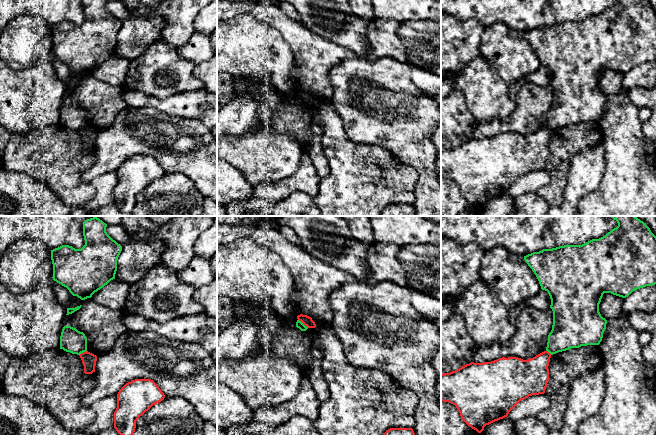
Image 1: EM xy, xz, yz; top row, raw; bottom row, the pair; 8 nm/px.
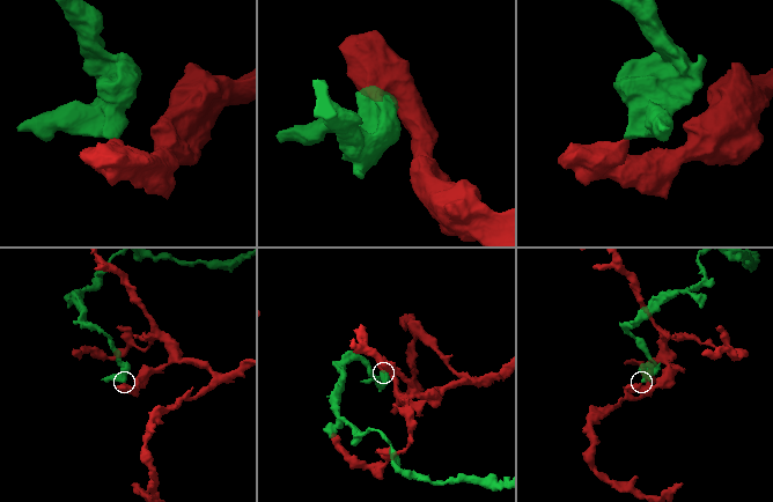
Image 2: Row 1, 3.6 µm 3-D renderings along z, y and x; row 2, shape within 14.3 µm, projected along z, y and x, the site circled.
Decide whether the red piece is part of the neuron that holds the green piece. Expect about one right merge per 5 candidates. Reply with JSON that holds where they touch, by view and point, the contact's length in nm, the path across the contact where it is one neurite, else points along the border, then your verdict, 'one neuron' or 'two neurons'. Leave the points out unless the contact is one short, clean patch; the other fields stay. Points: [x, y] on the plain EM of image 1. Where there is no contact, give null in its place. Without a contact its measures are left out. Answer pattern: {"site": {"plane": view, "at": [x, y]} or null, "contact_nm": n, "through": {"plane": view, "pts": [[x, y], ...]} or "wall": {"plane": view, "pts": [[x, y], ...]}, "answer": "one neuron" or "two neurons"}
{"site": {"plane": "xz", "at": [302, 99]}, "contact_nm": 110, "wall": {"plane": "xz", "pts": [[298, 95], [308, 103]]}, "answer": "two neurons"}

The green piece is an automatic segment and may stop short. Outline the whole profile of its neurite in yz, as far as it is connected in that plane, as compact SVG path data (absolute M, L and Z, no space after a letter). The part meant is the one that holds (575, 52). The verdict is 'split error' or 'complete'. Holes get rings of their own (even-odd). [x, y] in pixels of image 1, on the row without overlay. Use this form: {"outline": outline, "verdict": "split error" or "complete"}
{"outline": "M618 0L599 15L582 21L543 25L524 32L524 36L536 51L541 65L547 67L551 75L553 101L546 123L551 131L571 124L600 120L607 100L599 88L604 69L626 74L637 65L656 60L656 12L646 0Z", "verdict": "complete"}

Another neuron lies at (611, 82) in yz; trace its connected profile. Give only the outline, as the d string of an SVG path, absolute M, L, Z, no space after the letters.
M604 69L599 80L601 92L606 96L619 93L623 87L624 77L625 74L611 69Z

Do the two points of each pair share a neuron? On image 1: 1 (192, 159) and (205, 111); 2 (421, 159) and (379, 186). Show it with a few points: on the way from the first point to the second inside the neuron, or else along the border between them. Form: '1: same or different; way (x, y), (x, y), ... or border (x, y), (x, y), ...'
1: different; border (187, 118), (200, 121)
2: different; border (391, 152), (417, 173), (414, 189)

